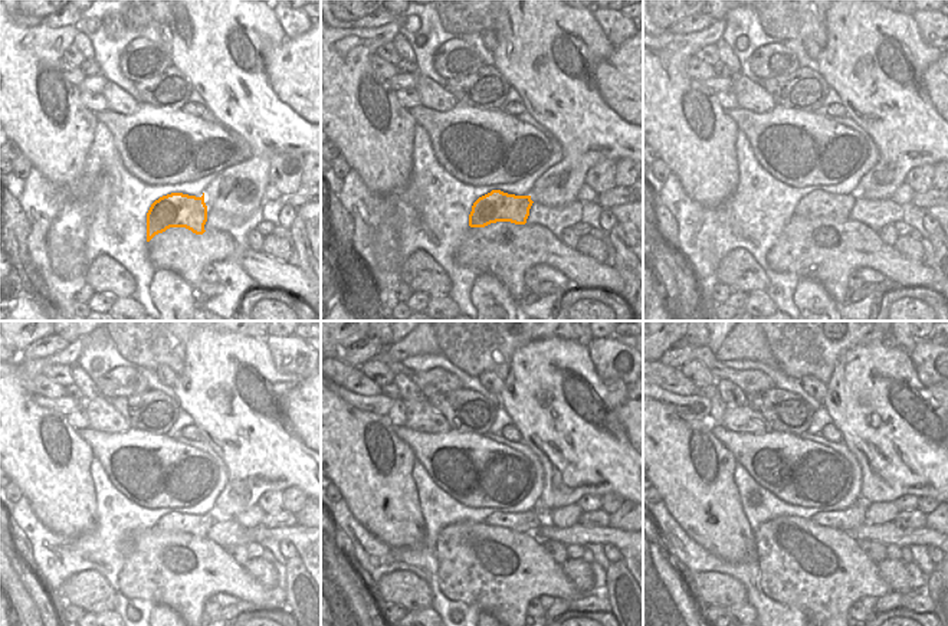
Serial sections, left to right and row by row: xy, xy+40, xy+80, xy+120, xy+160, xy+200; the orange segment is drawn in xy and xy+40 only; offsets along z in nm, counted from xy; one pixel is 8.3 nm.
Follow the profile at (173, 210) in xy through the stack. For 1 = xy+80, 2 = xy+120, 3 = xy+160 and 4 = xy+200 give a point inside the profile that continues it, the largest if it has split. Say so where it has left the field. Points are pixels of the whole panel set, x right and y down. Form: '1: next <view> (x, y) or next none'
1: next xy+80 (817, 203)
2: next xy+120 (199, 525)
3: next xy+160 (524, 523)
4: next xy+200 (852, 517)

